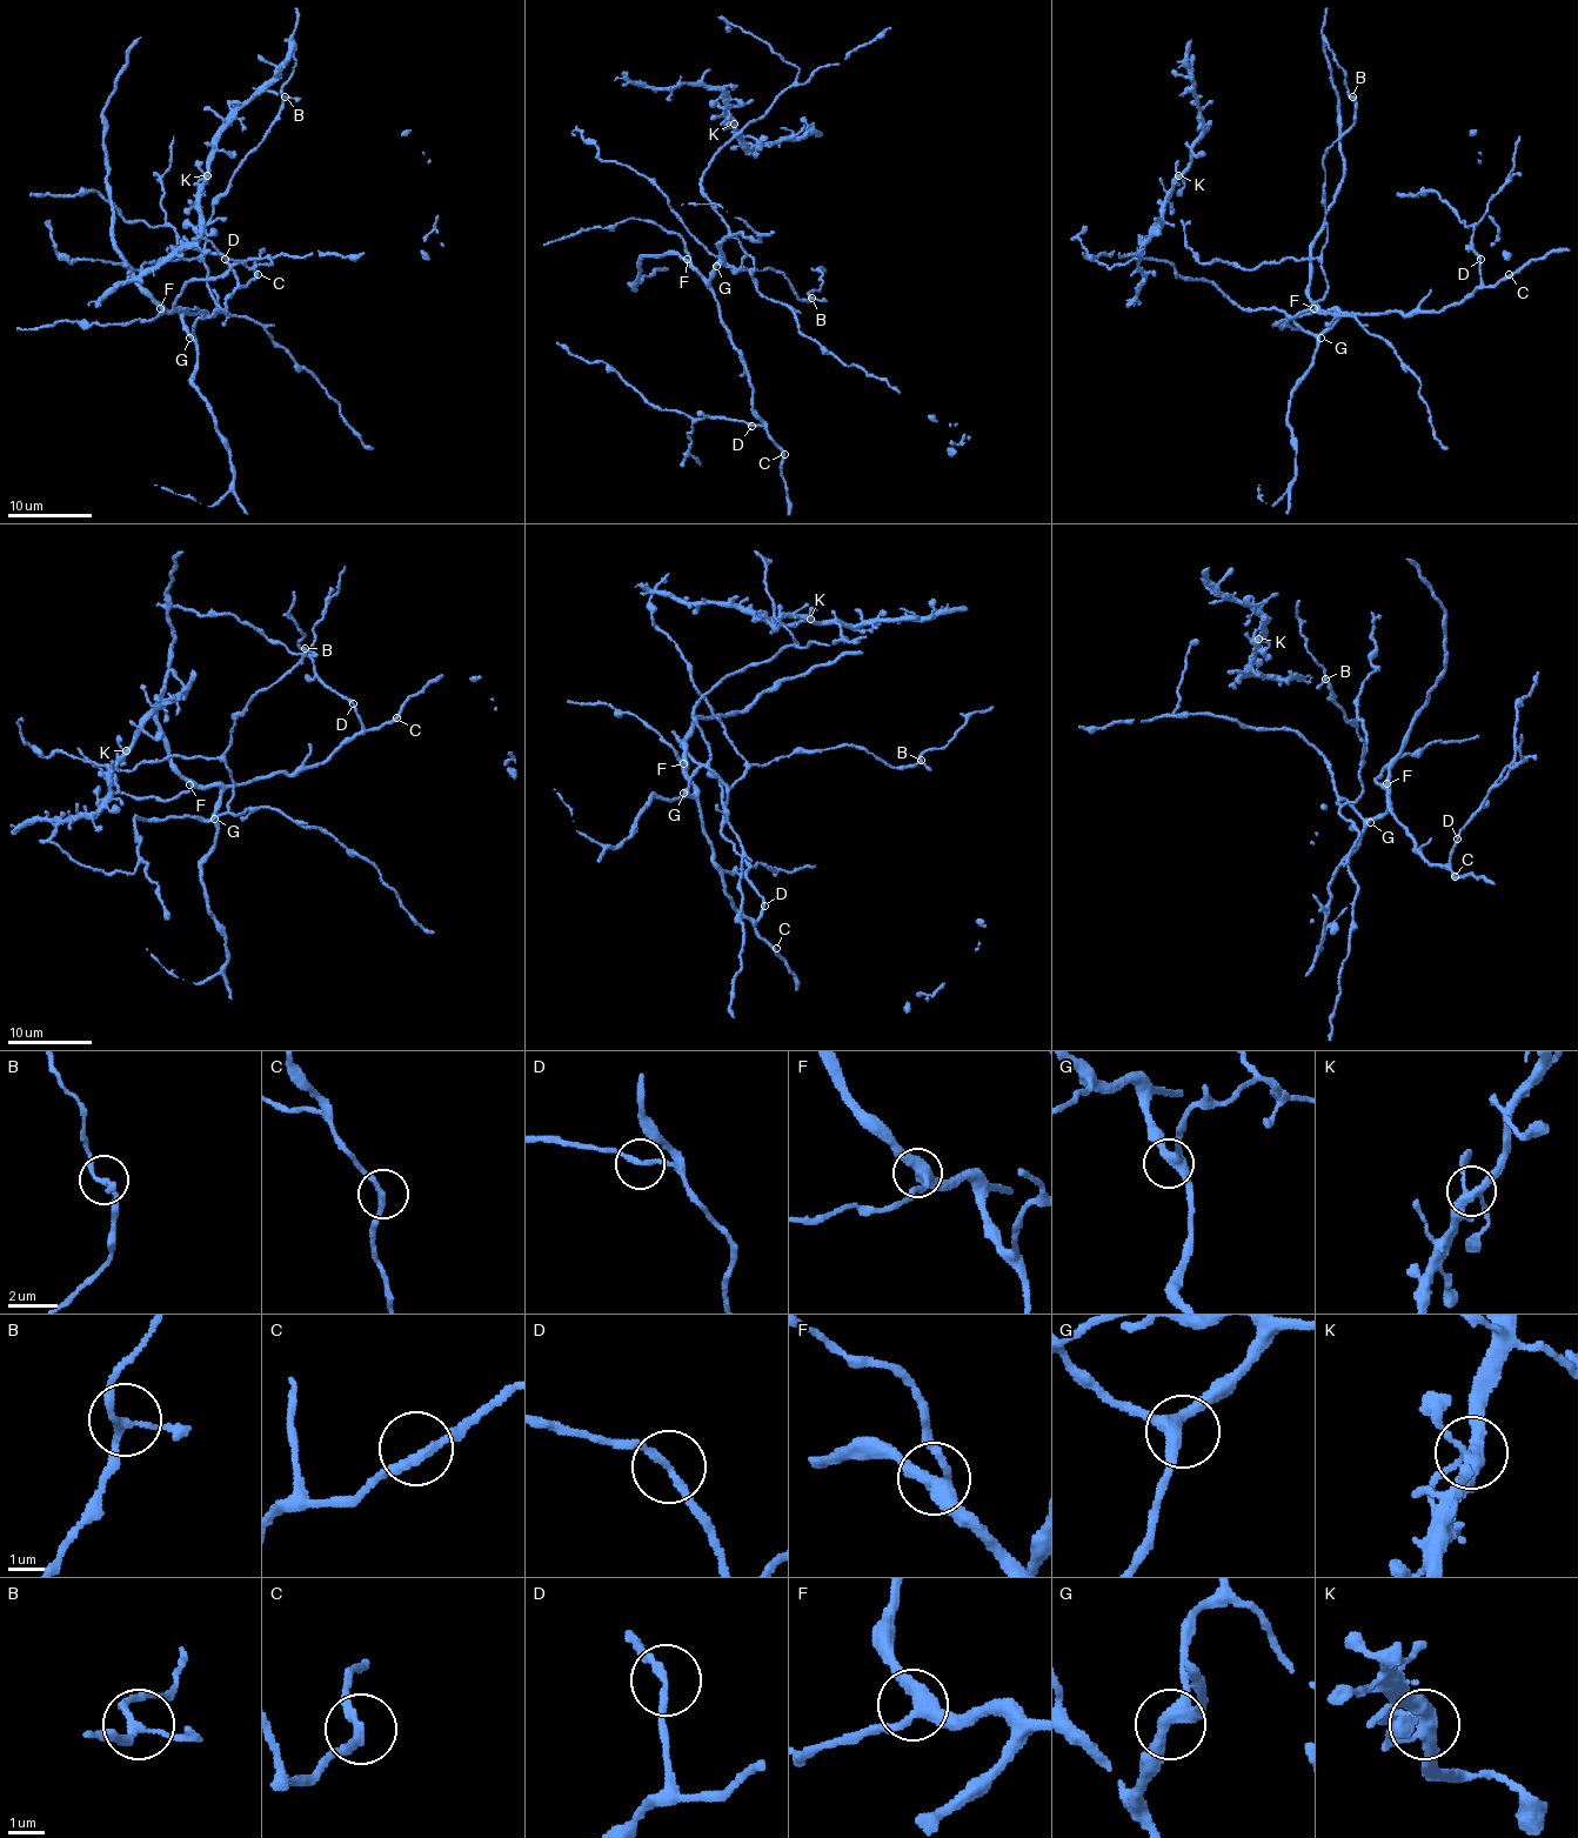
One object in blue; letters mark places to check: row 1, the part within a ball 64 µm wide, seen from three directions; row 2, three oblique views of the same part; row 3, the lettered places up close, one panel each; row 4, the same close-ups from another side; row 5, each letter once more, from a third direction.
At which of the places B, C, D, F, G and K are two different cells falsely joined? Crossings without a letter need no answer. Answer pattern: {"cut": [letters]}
{"cut": []}

